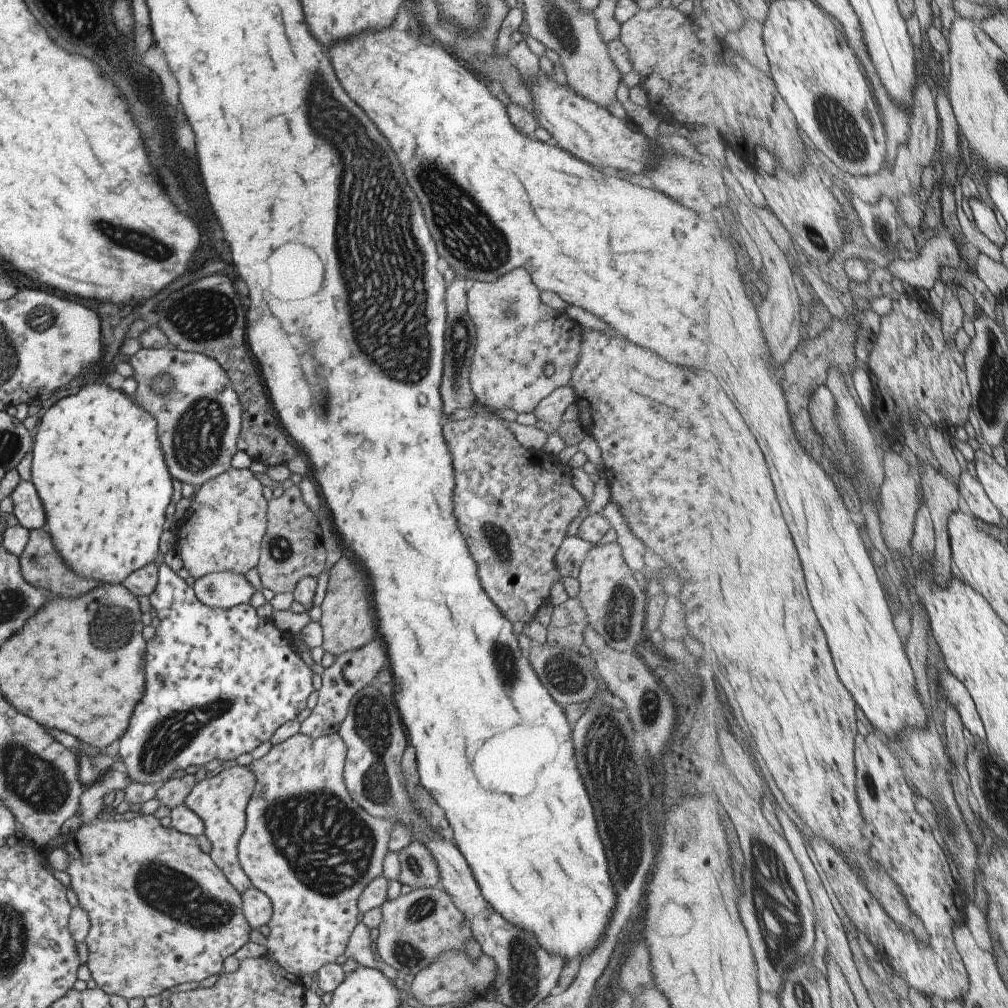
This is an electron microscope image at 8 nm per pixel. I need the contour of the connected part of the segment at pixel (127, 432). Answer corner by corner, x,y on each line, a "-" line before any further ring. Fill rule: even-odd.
94,382
90,386
84,386
80,392
68,396
68,398
59,400
52,406
44,417
40,426
36,428
38,434
34,438
32,453
34,459
32,462
32,481
31,484
37,491
38,497
42,500
45,514
47,515
46,531
51,534
56,551
62,556
66,565
82,577
95,579
102,584
121,583
136,570
144,567
146,564
153,563
159,552
159,541
161,540
166,525
166,509
172,502
173,476
170,475
168,466
165,462
163,447
159,441
157,420
152,414
149,414
144,408
141,408
133,398
130,398
121,390
112,390
110,386
103,382

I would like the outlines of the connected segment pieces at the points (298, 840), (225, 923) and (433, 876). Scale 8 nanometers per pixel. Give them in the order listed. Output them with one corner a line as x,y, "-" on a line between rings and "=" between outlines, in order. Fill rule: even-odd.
297,733
286,741
274,745
268,754
259,760
253,760
249,766
256,776
257,782
246,810
247,826
239,841
238,857
242,869
250,878
252,885
270,898
273,907
273,916
267,925
270,927
270,935
267,937
268,942
265,945
268,949
266,956
291,974
299,977
302,972
313,976
326,964
334,963
338,956
345,954
352,932
358,924
358,900
361,898
364,888
383,874
384,858
389,852
389,839
394,824
384,817
370,815
350,797
344,779
346,758
347,747
339,734
314,739
308,735
-
318,820
324,822
326,826
330,826
330,830
318,830
=
132,814
123,820
109,820
96,818
93,822
80,825
78,830
69,835
69,842
64,849
70,854
66,873
70,875
70,886
78,897
79,906
86,912
91,923
90,931
85,939
88,945
88,961
86,965
92,972
92,978
99,990
108,995
118,995
128,1001
136,997
144,999
161,994
165,990
180,984
200,982
218,974
223,969
223,963
229,956
233,956
237,950
250,941
252,928
248,925
243,914
243,901
241,894
230,884
222,870
213,862
213,859
205,854
198,845
197,838
172,828
164,828
162,822
154,815
=
420,840
413,842
399,853
402,870
399,882
413,890
439,885
439,869
427,846

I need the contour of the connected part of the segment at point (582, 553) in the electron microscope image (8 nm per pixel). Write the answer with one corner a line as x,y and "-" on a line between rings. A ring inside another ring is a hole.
577,535
566,537
555,555
555,565
561,578
577,580
580,568
592,548
590,542
582,540

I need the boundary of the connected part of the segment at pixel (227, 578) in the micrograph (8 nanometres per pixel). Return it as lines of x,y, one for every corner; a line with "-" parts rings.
219,571
196,579
193,592
202,604
228,610
240,604
249,604
257,591
246,576
233,571

